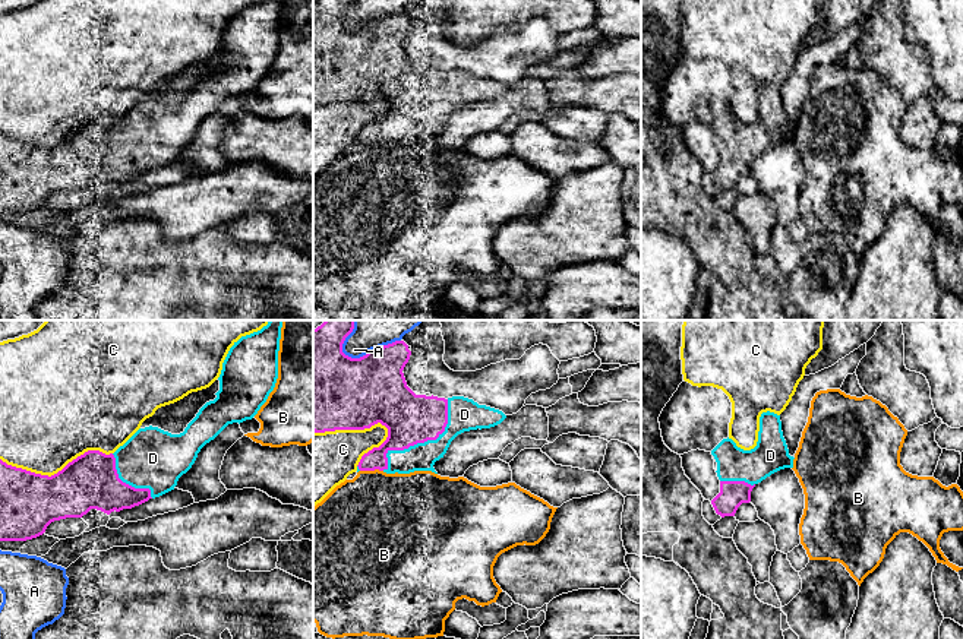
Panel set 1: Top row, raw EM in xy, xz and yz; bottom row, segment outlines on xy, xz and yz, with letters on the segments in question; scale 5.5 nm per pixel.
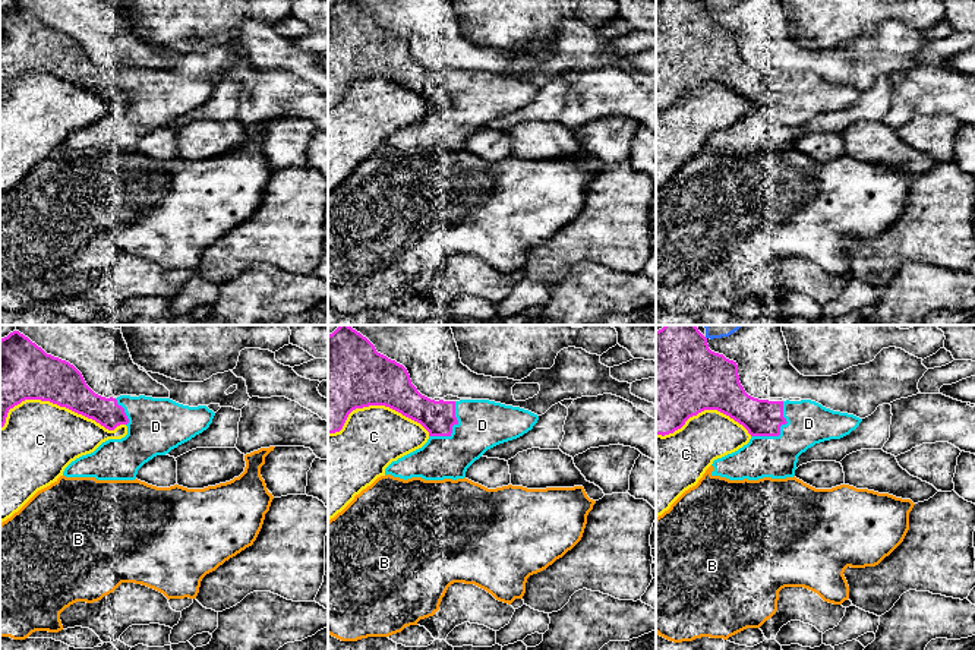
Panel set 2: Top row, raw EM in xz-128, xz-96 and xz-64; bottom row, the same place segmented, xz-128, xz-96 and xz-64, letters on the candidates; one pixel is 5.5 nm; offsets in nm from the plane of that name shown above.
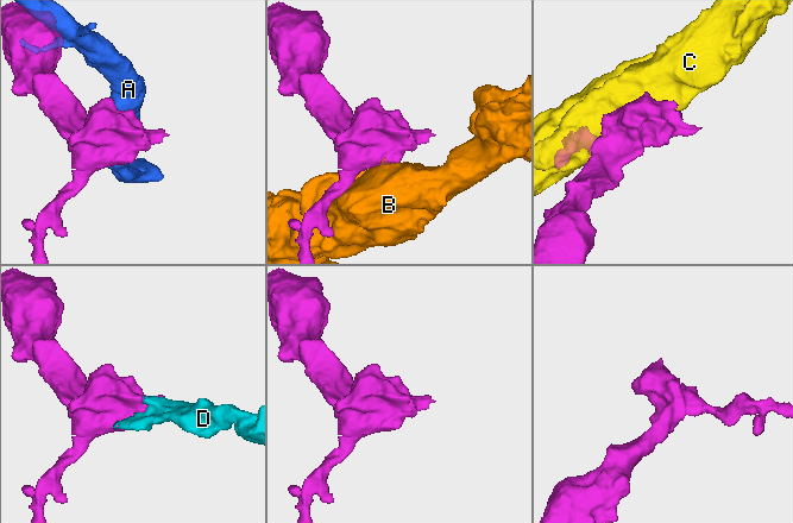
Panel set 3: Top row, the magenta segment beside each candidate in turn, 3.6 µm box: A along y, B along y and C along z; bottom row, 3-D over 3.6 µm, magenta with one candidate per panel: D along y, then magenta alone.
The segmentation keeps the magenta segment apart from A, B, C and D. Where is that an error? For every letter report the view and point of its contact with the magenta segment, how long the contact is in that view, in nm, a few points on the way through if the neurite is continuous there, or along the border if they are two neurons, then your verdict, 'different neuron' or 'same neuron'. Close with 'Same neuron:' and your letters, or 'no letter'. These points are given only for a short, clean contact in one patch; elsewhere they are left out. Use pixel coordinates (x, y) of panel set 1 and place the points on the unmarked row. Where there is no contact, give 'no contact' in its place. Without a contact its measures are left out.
A: xz (372, 22) | 340 nm | different neuron
B: xz (371, 142) | 130 nm | different neuron
C: xz (354, 101) | 420 nm | different neuron
D: xz (422, 114) | 550 nm | same neuron
Same neuron: D

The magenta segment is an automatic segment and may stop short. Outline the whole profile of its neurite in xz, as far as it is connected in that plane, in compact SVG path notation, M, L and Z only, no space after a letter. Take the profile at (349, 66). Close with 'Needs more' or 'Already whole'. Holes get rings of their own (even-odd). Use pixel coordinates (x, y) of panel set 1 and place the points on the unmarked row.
M313 1L313 104L385 98L386 113L361 129L357 145L438 146L435 135L458 107L490 101L506 91L502 83L464 69L416 67L402 45L411 28L404 13L360 31L345 28L342 16L353 1Z. Needs more

